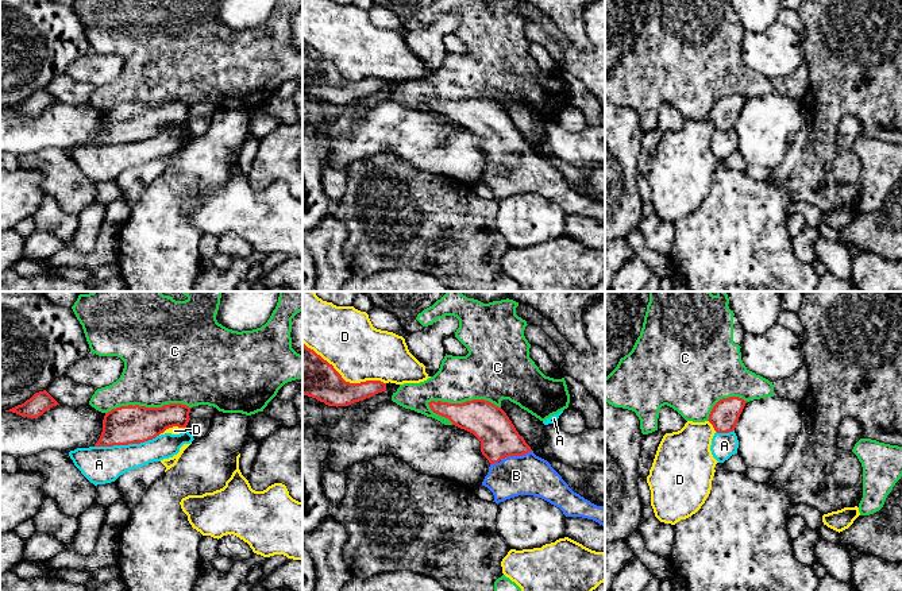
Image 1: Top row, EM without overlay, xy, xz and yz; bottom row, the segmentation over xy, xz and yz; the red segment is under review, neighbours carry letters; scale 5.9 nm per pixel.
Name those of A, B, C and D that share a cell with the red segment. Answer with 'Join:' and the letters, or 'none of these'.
Join: B

